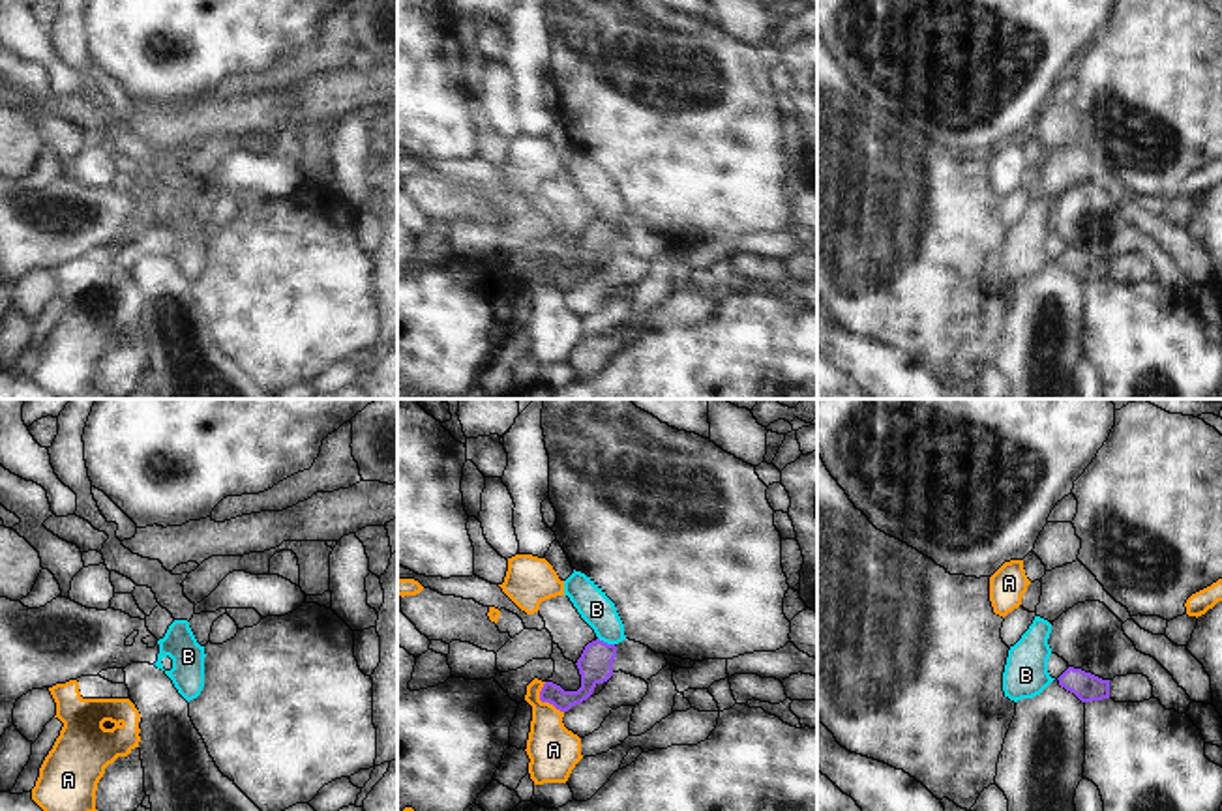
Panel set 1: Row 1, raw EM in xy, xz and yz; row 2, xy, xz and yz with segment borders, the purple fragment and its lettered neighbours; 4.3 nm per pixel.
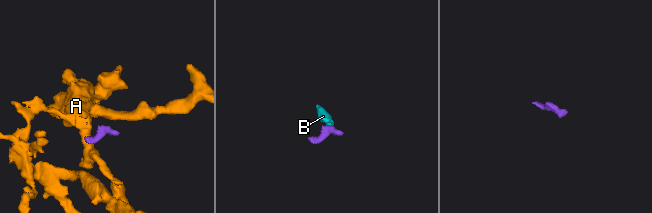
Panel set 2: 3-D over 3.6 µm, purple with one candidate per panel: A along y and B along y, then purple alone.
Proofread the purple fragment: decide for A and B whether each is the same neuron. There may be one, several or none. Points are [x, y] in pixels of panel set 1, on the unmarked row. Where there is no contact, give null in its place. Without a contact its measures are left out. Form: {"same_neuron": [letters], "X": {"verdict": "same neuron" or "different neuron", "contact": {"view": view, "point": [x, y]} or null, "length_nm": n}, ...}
{"same_neuron": ["B"], "A": {"verdict": "different neuron", "contact": {"view": "xz", "point": [544, 281]}, "length_nm": 160}, "B": {"verdict": "same neuron", "contact": {"view": "xz", "point": [606, 223]}, "length_nm": 80}}

